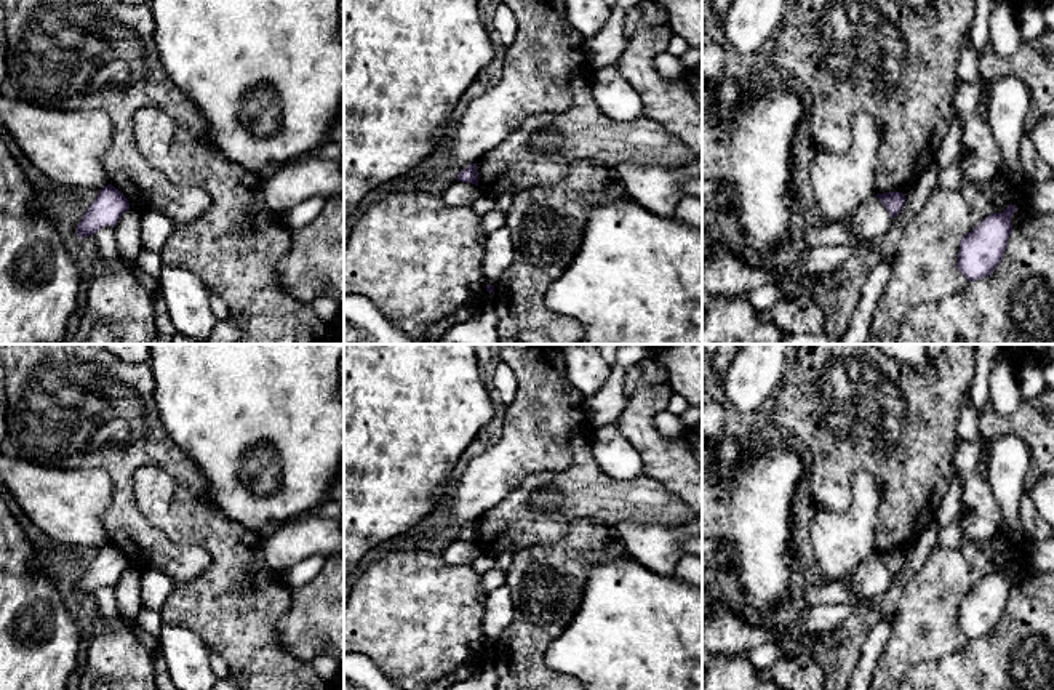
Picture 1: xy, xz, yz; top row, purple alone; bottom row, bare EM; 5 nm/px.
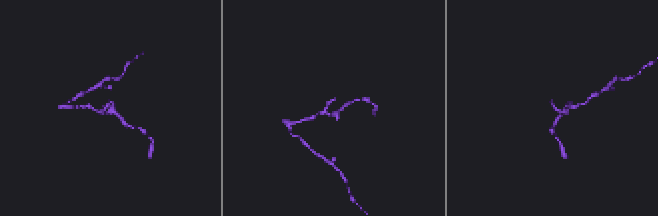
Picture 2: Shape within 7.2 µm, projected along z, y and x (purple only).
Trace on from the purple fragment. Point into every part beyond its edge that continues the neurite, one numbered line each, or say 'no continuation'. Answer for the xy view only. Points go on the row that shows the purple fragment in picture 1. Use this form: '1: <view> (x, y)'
no continuation

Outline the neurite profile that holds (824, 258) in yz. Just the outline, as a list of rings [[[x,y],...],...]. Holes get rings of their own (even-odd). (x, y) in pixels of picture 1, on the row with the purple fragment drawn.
[[[931,162],[928,170],[921,175],[913,187],[910,197],[907,197],[902,211],[892,218],[889,231],[880,237],[865,242],[856,242],[851,245],[819,245],[811,247],[803,256],[803,267],[808,274],[822,274],[836,271],[846,259],[860,253],[875,253],[878,261],[892,263],[899,243],[902,240],[905,227],[924,207],[929,194],[937,184],[940,168]]]

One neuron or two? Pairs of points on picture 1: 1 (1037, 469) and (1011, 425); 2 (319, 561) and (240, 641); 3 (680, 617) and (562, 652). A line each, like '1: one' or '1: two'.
1: one
2: two
3: one

